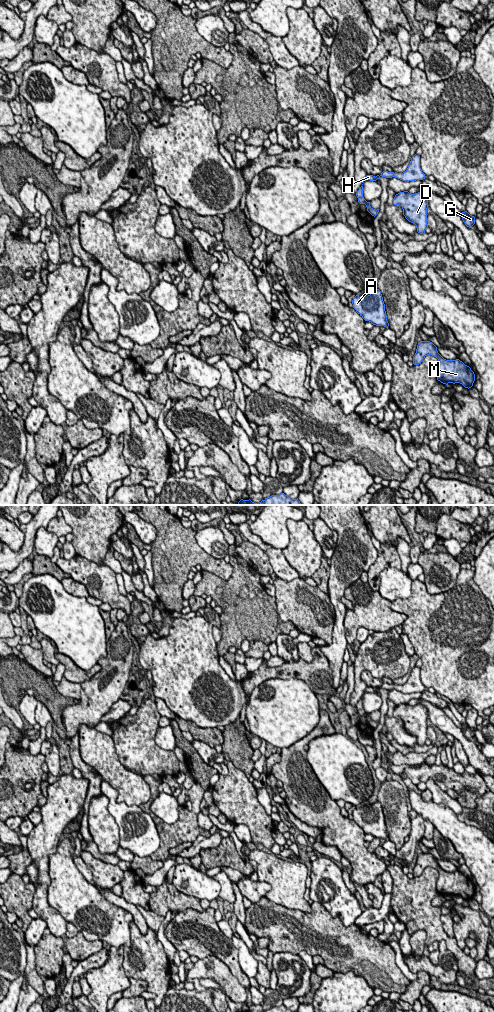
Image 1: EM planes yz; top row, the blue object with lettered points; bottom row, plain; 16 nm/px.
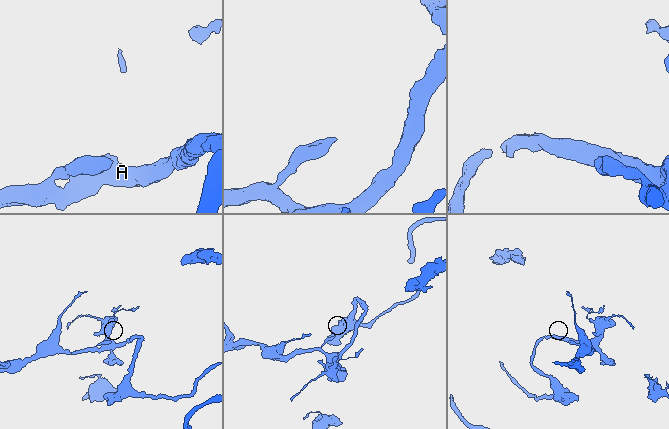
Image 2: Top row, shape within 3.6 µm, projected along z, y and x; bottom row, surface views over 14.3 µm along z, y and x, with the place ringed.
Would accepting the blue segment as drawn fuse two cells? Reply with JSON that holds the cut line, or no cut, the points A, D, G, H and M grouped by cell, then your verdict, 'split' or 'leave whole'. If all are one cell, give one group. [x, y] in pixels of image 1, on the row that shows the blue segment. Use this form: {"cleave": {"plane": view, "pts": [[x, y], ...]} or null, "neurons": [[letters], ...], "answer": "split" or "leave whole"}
{"cleave": {"plane": "yz", "pts": [[367, 202], [365, 204]]}, "neurons": [["A", "D", "G", "M"], ["H"]], "answer": "split"}

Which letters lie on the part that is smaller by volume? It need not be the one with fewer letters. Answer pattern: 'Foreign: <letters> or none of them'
Foreign: H

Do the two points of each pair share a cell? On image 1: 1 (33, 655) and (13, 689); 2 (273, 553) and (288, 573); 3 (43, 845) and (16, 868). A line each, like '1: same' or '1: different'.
1: different
2: same
3: different

